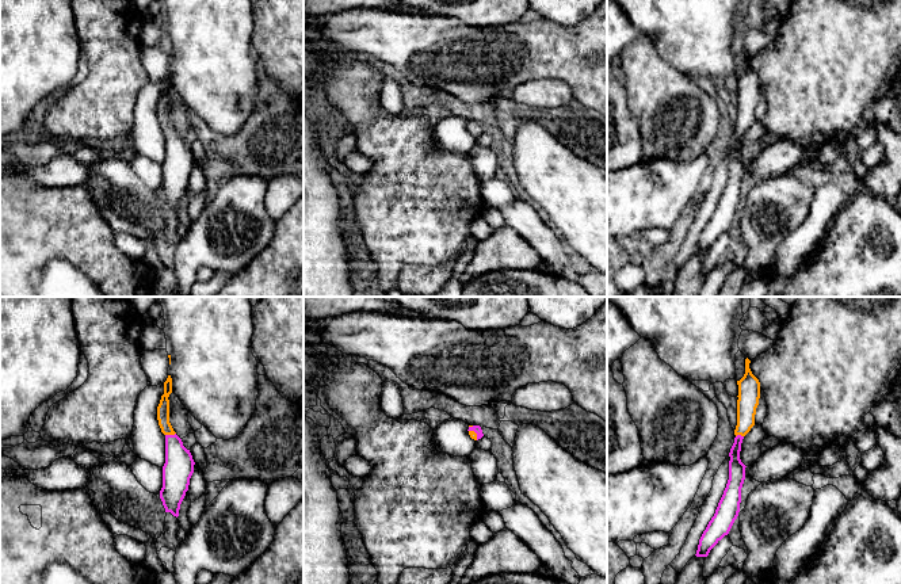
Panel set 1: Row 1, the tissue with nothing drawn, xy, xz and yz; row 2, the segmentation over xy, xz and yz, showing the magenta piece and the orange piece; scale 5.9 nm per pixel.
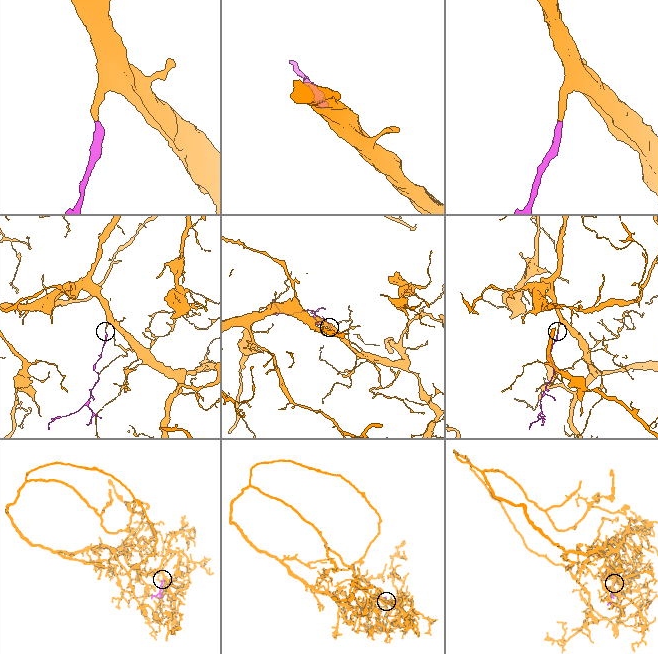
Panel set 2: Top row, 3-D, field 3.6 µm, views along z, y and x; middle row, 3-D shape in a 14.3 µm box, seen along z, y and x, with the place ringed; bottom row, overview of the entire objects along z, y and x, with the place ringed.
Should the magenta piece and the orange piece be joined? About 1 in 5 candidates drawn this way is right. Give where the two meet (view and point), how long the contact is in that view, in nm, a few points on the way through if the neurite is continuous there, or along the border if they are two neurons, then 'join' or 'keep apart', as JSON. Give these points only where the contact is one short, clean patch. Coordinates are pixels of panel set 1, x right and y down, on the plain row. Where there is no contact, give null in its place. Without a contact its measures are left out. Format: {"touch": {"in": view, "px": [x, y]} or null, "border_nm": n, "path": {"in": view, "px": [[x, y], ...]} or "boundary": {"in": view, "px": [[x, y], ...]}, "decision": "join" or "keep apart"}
{"touch": {"in": "xy", "px": [170, 132]}, "border_nm": 70, "path": {"in": "xy", "px": [[178, 165], [178, 153], [170, 132], [164, 121], [163, 106]]}, "decision": "join"}

